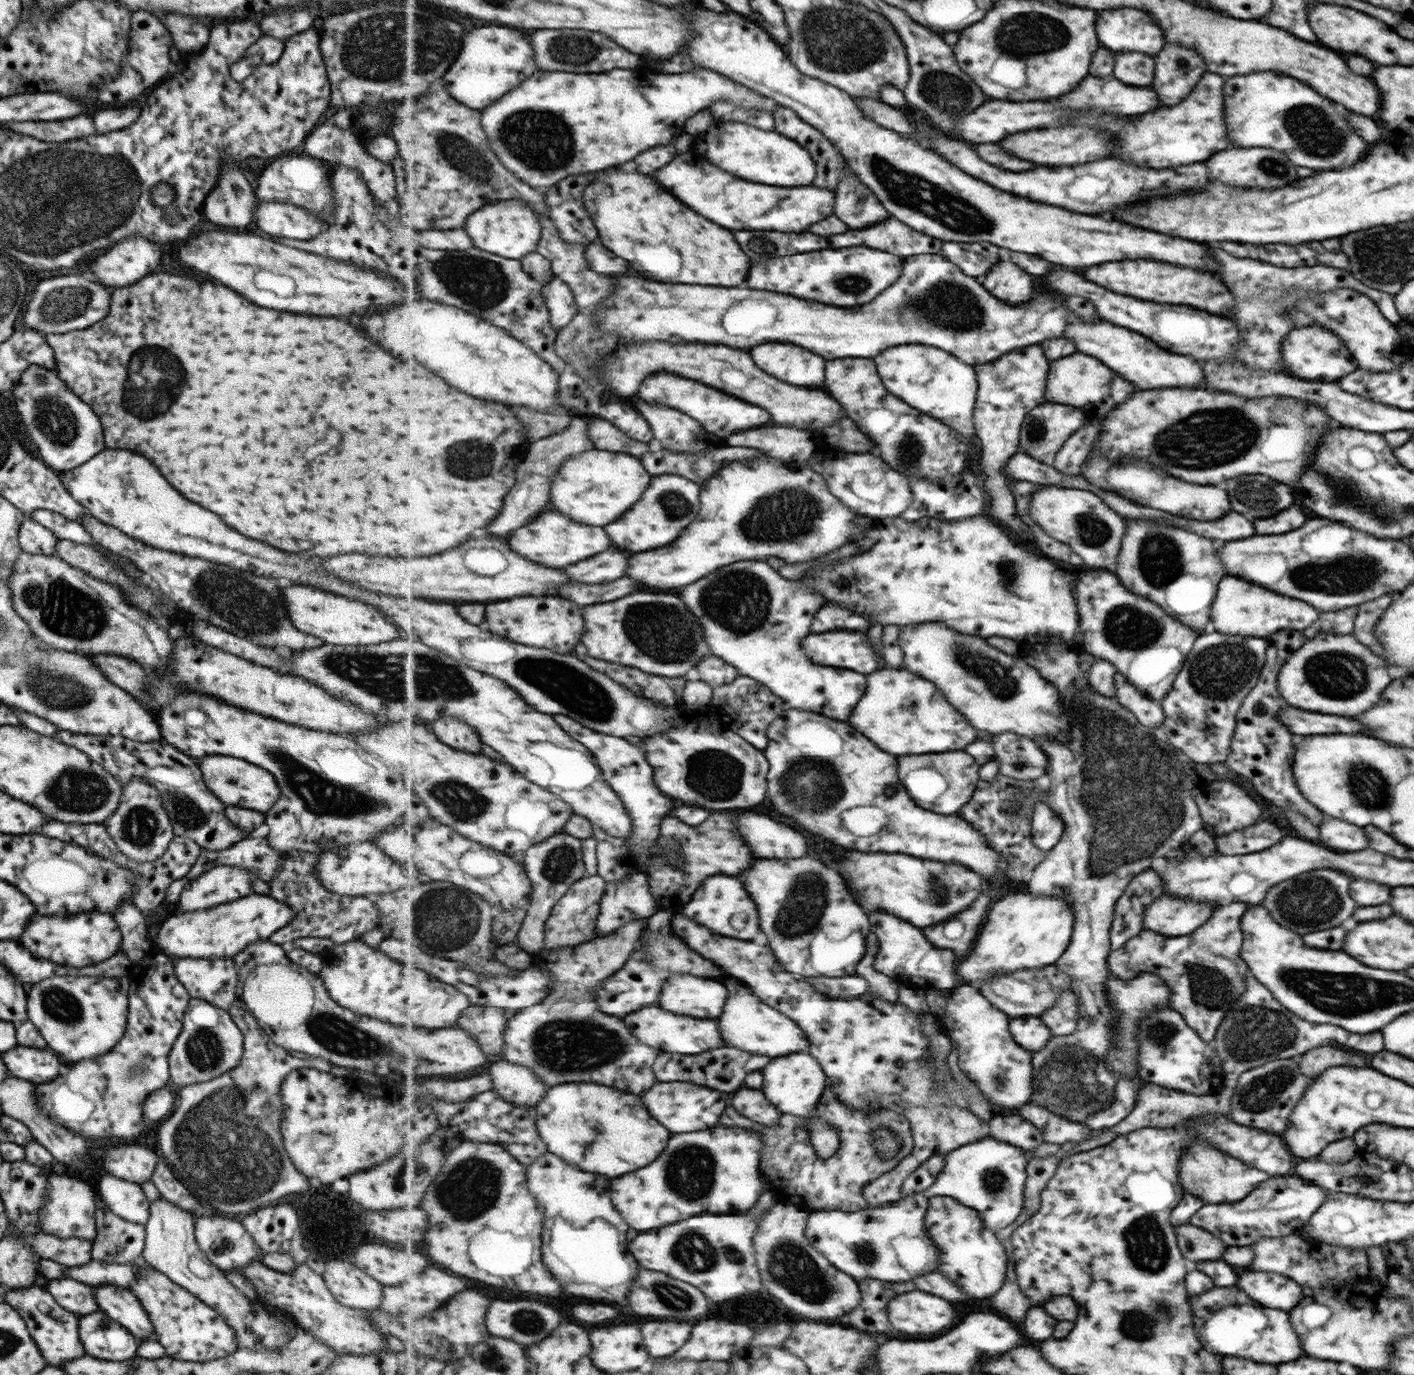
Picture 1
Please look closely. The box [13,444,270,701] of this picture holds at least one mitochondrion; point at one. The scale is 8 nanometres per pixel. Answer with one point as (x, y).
(68, 611)

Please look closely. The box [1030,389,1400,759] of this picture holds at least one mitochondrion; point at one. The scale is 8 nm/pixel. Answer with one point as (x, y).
(1211, 437)

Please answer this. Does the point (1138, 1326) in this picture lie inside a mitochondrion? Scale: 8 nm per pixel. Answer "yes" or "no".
yes

